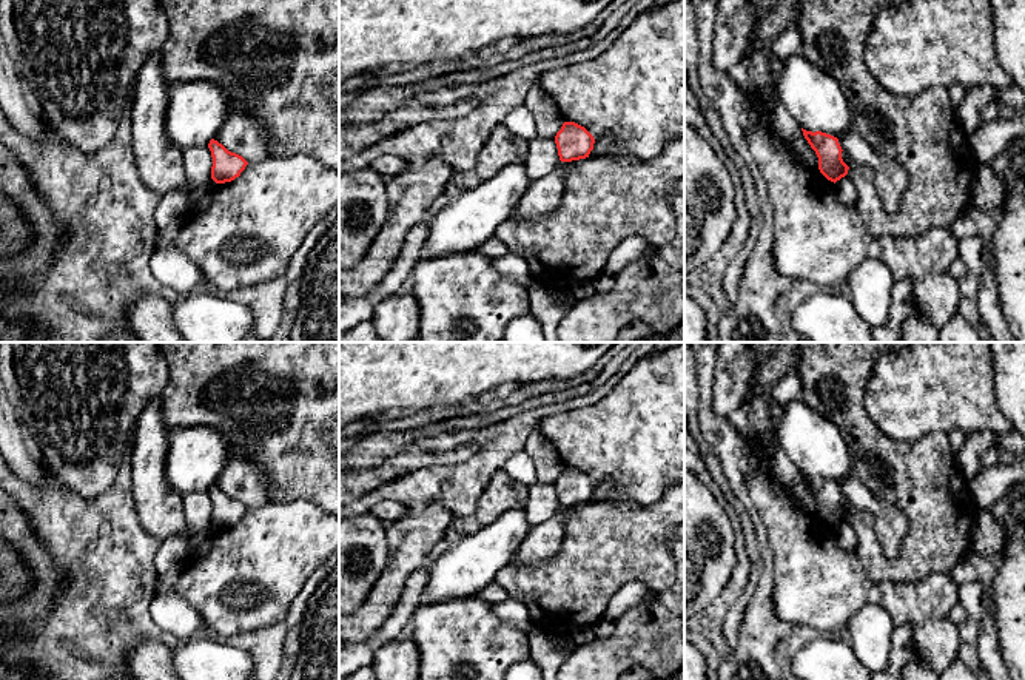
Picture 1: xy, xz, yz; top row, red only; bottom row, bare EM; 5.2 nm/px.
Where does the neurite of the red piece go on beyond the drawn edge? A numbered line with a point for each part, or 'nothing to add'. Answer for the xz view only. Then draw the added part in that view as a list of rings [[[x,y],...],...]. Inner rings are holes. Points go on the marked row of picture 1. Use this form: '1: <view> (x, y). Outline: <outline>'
nothing to add

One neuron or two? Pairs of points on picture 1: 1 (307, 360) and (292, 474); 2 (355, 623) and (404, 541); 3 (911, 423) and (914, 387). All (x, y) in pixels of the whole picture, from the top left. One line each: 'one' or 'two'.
1: one
2: one
3: one

